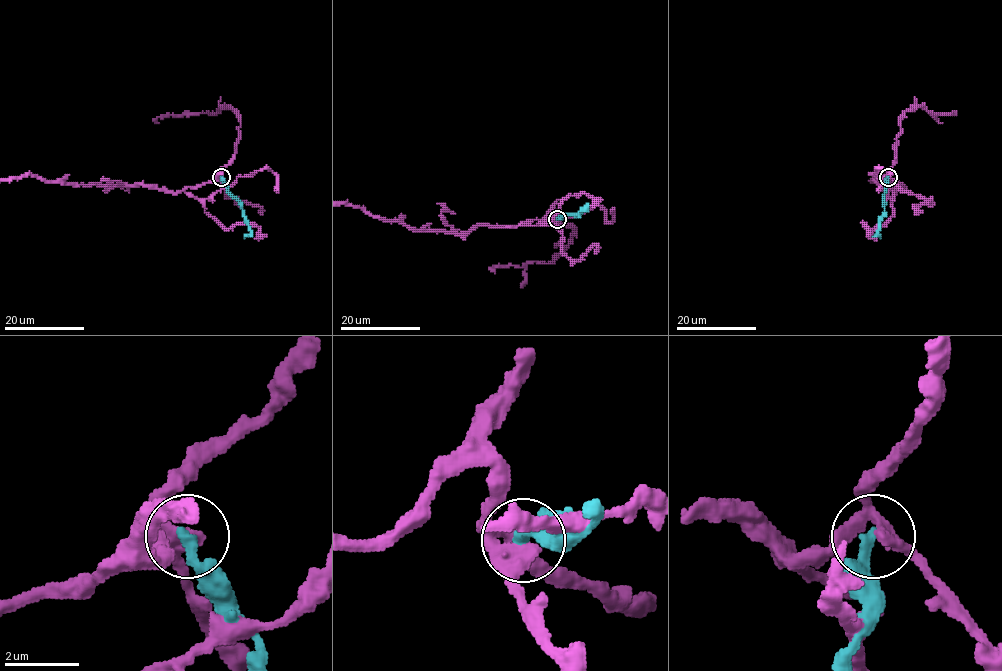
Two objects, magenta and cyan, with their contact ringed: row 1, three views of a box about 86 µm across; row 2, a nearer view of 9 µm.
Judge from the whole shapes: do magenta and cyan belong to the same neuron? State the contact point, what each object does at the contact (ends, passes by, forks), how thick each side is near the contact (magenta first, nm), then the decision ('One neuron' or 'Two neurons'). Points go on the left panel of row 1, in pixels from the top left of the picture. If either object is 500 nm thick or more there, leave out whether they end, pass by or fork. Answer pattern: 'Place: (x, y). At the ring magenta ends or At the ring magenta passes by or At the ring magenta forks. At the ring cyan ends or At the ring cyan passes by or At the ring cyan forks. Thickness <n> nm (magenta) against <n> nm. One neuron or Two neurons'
Place: (221, 177). At the ring magenta passes by. At the ring cyan ends. Thickness 360 nm (magenta) against 320 nm. Two neurons

